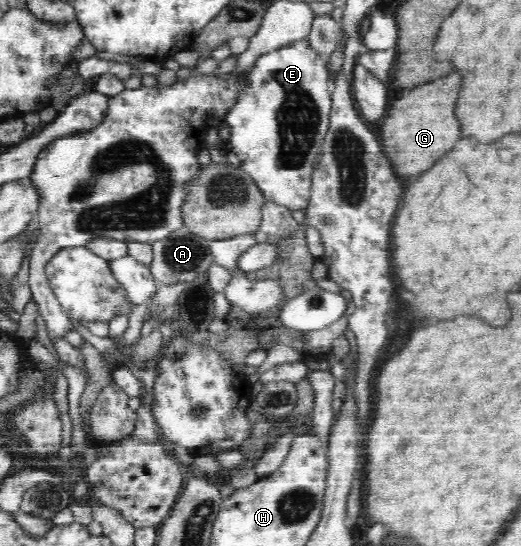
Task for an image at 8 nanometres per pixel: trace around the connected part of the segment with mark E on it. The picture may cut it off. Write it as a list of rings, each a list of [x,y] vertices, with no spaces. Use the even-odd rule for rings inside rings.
[[[306,40],[296,41],[286,47],[278,48],[277,50],[267,51],[267,54],[262,54],[251,68],[250,84],[246,86],[245,92],[239,94],[238,101],[235,102],[234,109],[231,115],[227,115],[227,123],[231,130],[229,139],[223,143],[222,152],[226,155],[227,163],[234,168],[241,169],[249,174],[253,182],[262,190],[267,201],[276,202],[281,206],[286,206],[290,211],[297,210],[305,211],[310,202],[310,192],[312,188],[312,174],[316,169],[318,157],[322,153],[322,144],[330,127],[330,112],[331,112],[331,97],[330,85],[327,82],[327,64],[328,58],[315,52],[307,43]]]

